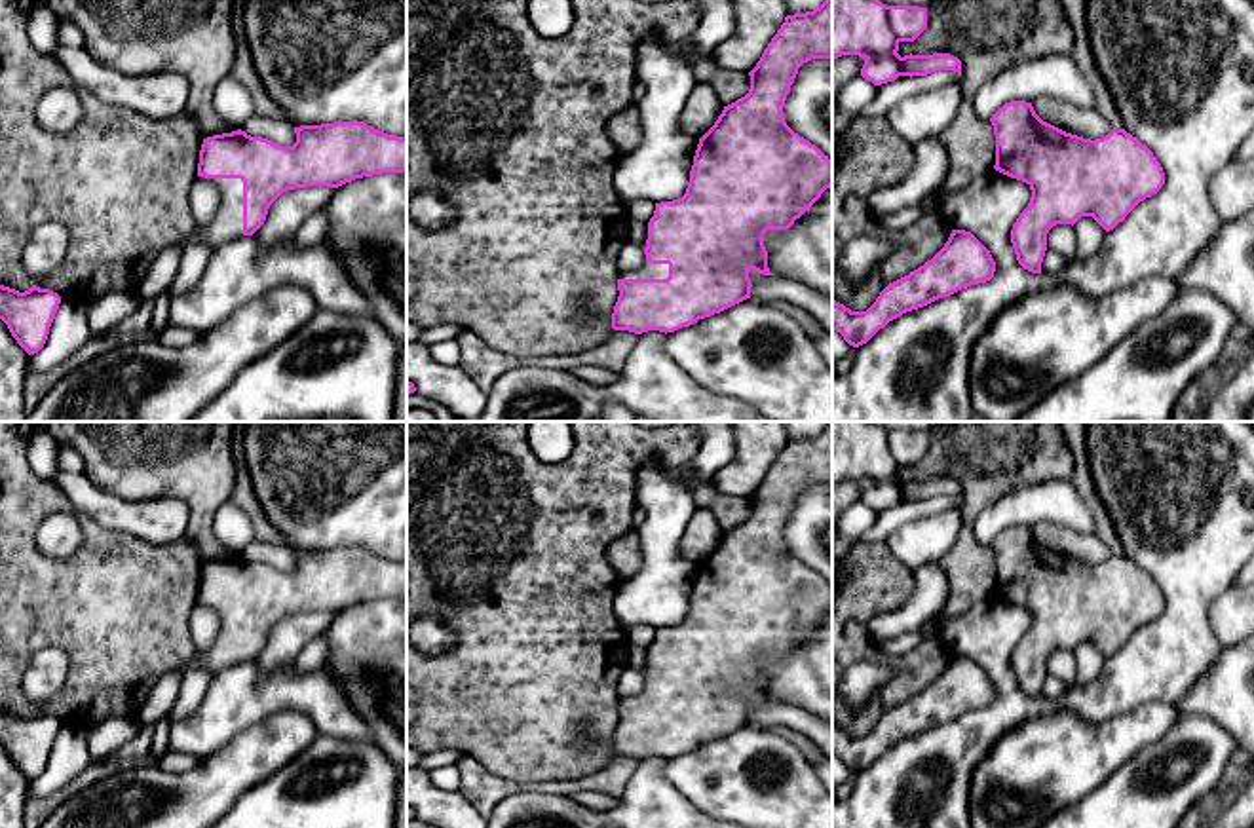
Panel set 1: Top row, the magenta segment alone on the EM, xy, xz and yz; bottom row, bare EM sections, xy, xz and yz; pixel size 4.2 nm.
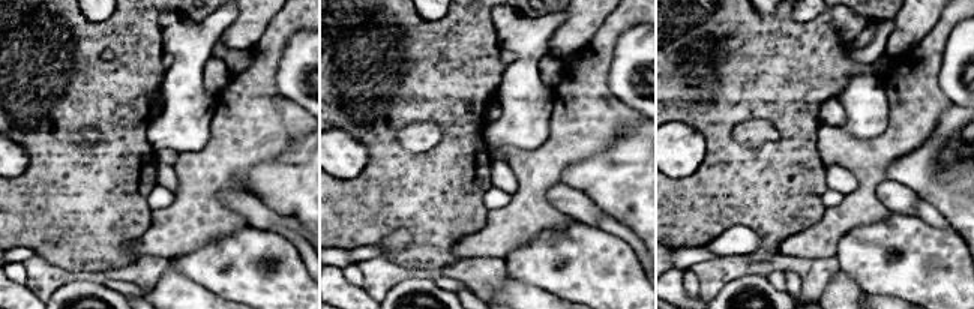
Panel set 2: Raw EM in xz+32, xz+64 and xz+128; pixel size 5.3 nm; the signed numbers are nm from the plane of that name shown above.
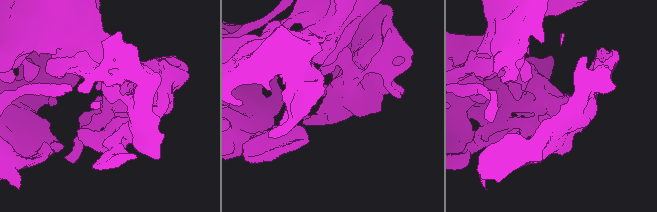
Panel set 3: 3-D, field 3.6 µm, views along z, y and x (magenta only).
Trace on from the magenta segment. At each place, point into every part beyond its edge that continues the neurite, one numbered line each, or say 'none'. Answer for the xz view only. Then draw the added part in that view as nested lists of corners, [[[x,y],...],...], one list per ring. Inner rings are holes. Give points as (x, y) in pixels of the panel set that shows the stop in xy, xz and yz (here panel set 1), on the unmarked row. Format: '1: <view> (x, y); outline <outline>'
1: xz (646, 696); outline [[[642,687],[636,695],[619,697],[618,705],[667,705],[669,689],[650,689]]]

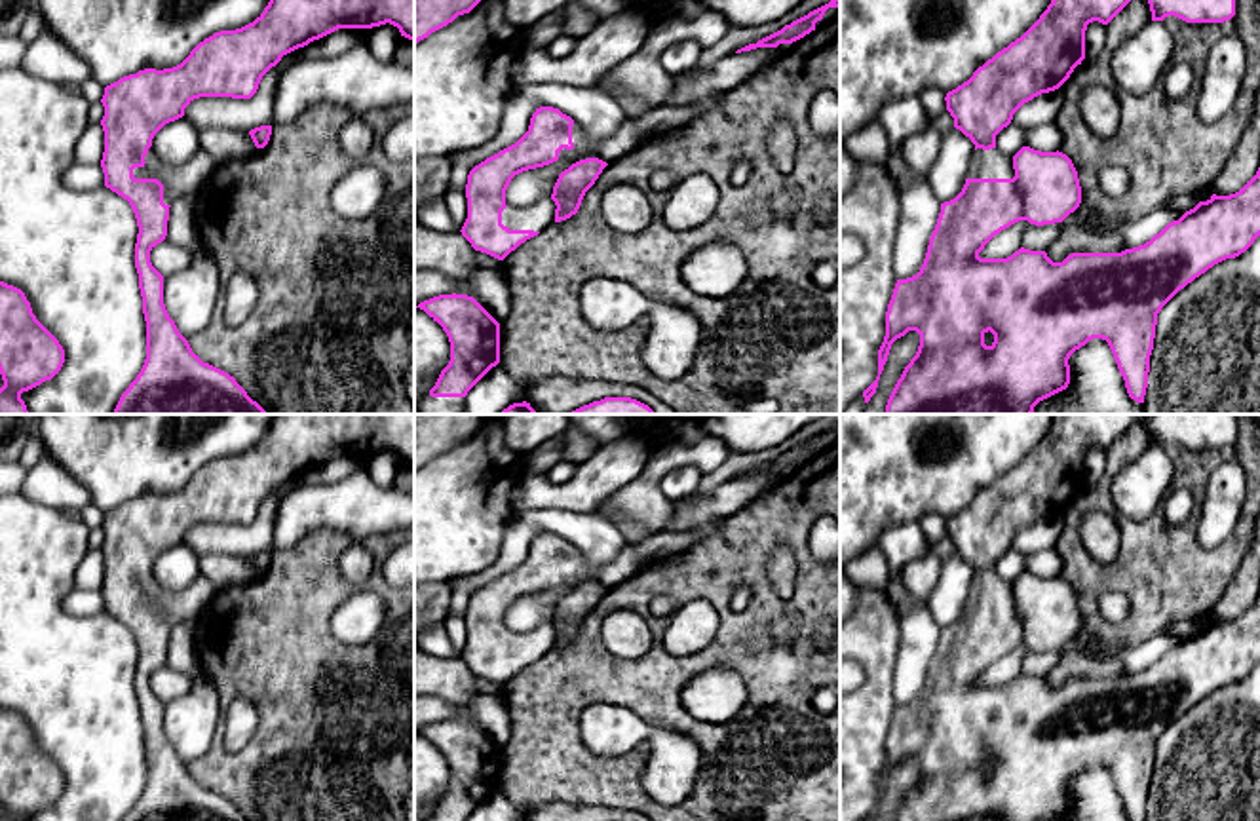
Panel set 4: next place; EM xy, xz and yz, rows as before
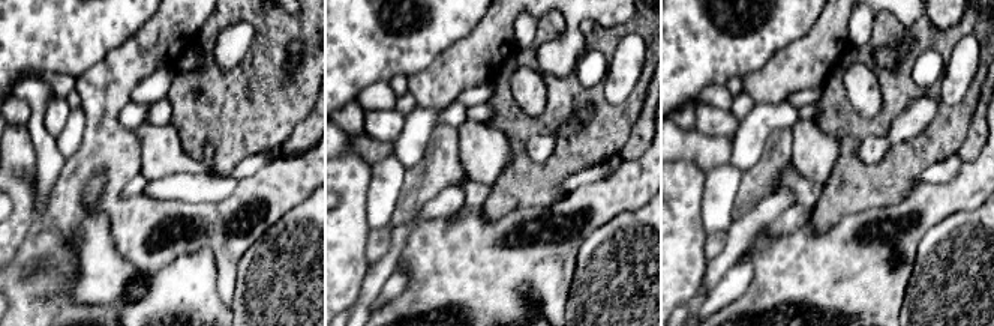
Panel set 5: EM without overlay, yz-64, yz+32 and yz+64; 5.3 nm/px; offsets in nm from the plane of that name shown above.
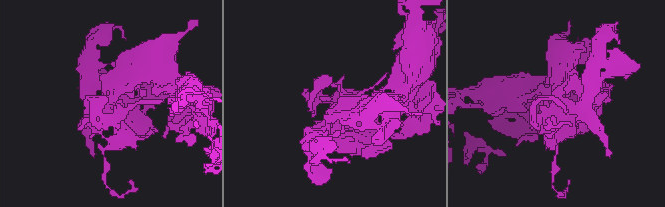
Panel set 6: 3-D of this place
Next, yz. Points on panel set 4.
1: yz (985, 590); outline [[[977,574],[969,595],[967,604],[1013,604],[1013,583],[998,574],[983,576]]]

